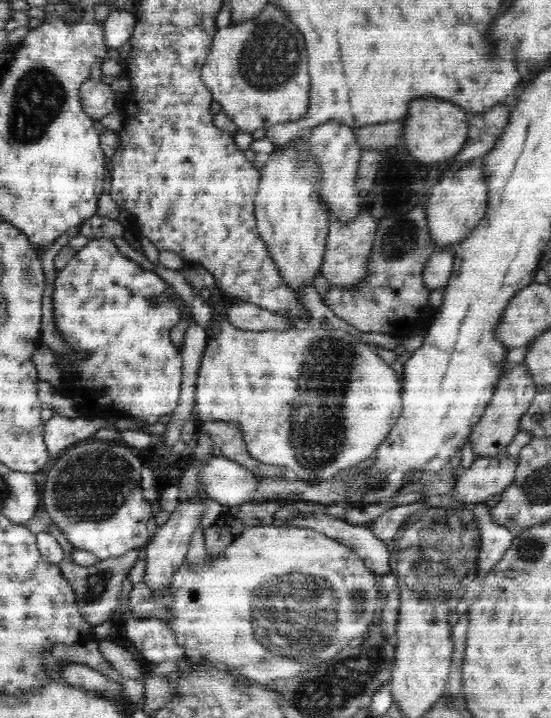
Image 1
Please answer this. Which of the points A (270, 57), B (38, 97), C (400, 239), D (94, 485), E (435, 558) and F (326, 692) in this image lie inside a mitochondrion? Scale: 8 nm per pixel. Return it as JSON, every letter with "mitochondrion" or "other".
{"A":"mitochondrion","B":"mitochondrion","C":"mitochondrion","D":"mitochondrion","E":"mitochondrion","F":"mitochondrion"}

